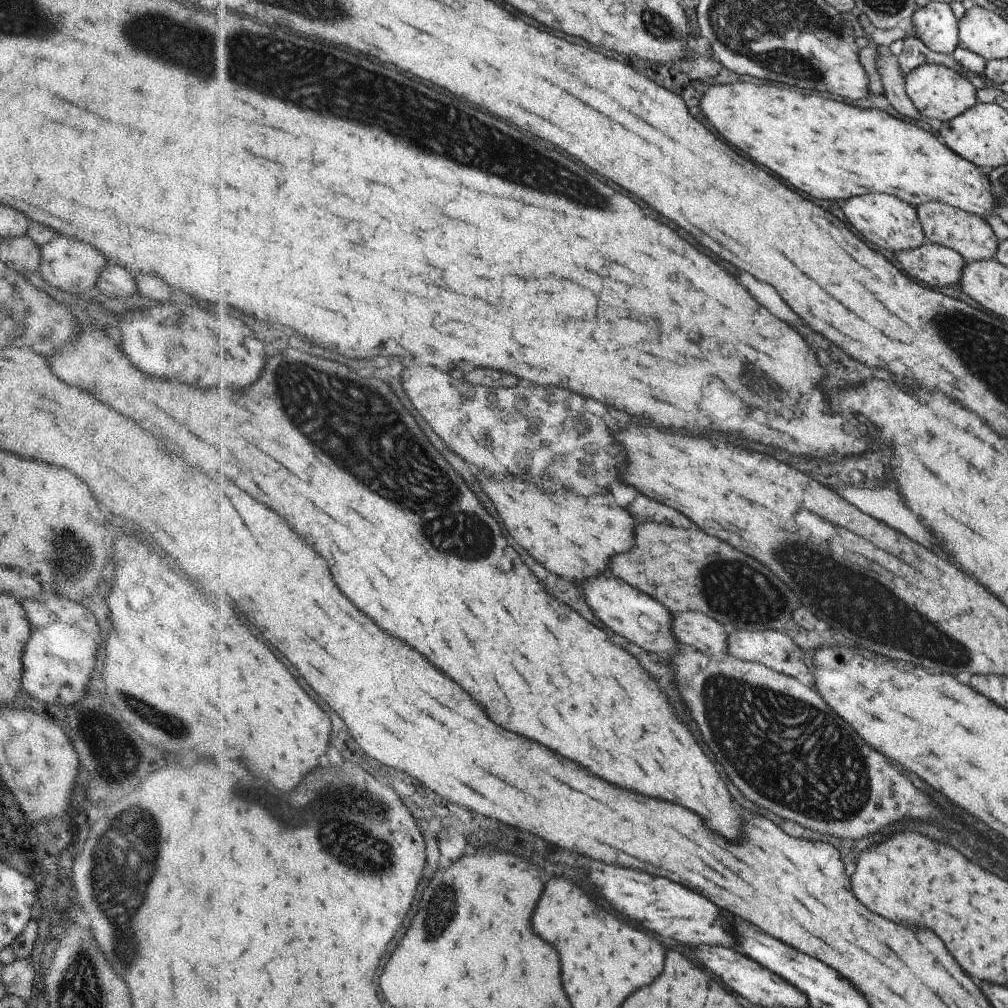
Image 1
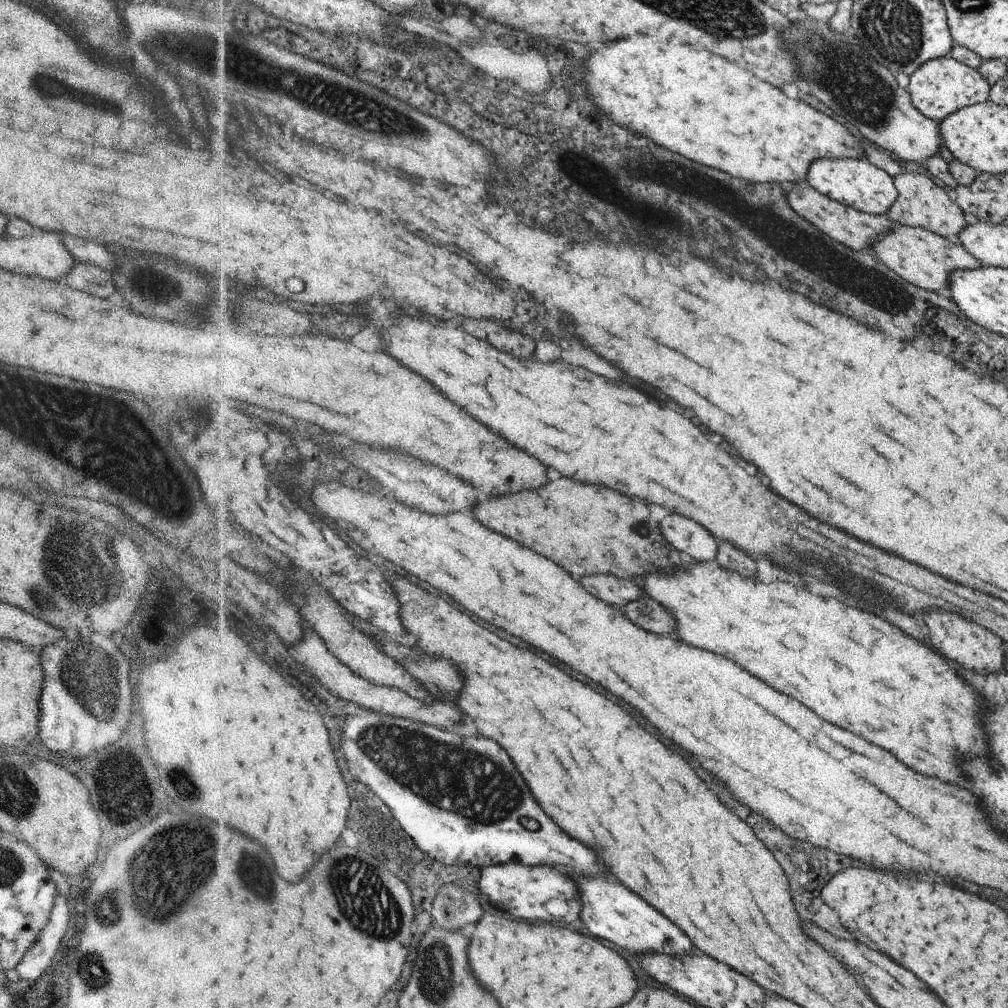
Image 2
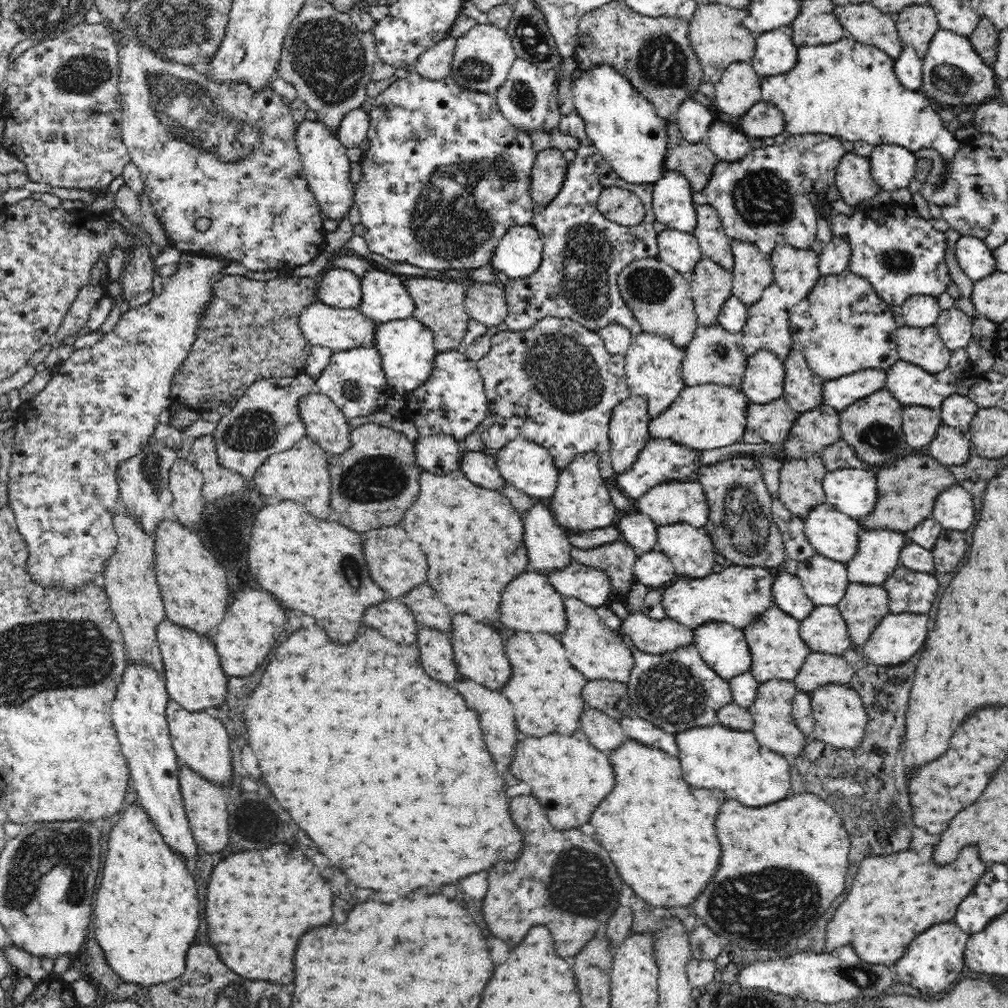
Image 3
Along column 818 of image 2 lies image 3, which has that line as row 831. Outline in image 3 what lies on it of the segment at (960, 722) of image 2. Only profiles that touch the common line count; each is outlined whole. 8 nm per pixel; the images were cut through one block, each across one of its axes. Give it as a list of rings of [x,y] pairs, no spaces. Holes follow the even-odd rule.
[[[627,738],[624,742],[610,751],[610,762],[614,766],[616,772],[616,786],[614,790],[606,796],[606,800],[594,810],[590,824],[596,828],[596,838],[600,840],[602,848],[610,854],[610,858],[614,860],[620,878],[640,896],[644,898],[646,903],[650,902],[652,906],[690,906],[692,898],[696,898],[696,894],[700,894],[700,890],[704,890],[704,882],[708,882],[708,878],[712,878],[712,870],[716,870],[716,858],[720,858],[720,842],[716,842],[716,834],[712,834],[712,822],[716,822],[716,814],[724,802],[724,794],[720,794],[720,790],[696,790],[692,786],[688,786],[682,778],[680,778],[680,761],[677,757],[666,754],[663,750],[656,747],[646,746],[643,743],[636,742]]]

